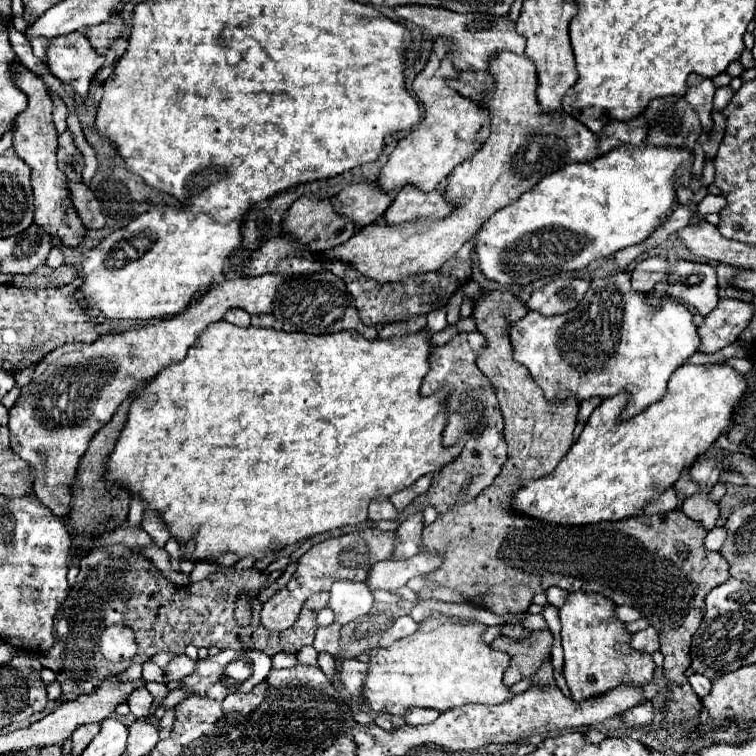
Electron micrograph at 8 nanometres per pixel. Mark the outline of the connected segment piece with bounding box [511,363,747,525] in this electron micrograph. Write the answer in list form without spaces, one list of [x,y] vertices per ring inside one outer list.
[[[685,363],[671,375],[667,395],[631,419],[621,419],[621,413],[629,403],[627,391],[603,399],[603,403],[591,413],[581,437],[561,459],[555,471],[543,479],[533,479],[521,485],[513,495],[511,507],[529,517],[563,525],[621,521],[625,517],[637,515],[649,501],[657,501],[663,491],[673,487],[673,483],[677,483],[681,475],[731,425],[735,405],[745,397],[745,393],[747,393],[745,375],[735,371],[727,363],[707,363],[707,365]]]

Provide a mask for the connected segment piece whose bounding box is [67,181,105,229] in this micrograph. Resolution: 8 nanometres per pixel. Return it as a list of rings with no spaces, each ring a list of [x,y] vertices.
[[[67,181],[67,189],[73,201],[73,207],[77,209],[77,215],[81,217],[83,225],[87,229],[101,229],[105,225],[105,217],[91,189],[85,183],[73,183],[73,181]]]

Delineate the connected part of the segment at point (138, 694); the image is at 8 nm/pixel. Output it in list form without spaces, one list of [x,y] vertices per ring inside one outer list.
[[[137,689],[137,691],[133,691],[131,695],[129,695],[129,709],[131,709],[131,713],[135,715],[135,717],[145,717],[145,715],[149,715],[149,711],[151,711],[151,703],[153,703],[153,697],[149,695],[149,691],[147,689]]]

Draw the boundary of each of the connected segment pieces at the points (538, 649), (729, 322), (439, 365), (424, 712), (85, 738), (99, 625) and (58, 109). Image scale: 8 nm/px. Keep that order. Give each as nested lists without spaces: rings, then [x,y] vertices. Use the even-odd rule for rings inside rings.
[[[549,629],[533,631],[525,639],[509,639],[505,635],[497,637],[491,647],[511,655],[511,667],[505,671],[505,685],[513,685],[523,677],[533,677],[541,663],[549,661],[553,645],[553,633]]]
[[[721,299],[719,305],[705,317],[705,323],[699,327],[699,351],[713,353],[737,341],[737,337],[749,325],[753,315],[753,303],[745,303],[739,299]]]
[[[479,331],[473,333],[459,333],[449,343],[435,347],[429,357],[431,371],[425,375],[421,385],[421,395],[431,395],[437,389],[445,387],[449,389],[449,423],[443,433],[443,443],[453,445],[459,439],[465,439],[465,447],[461,455],[449,465],[449,471],[443,471],[441,481],[433,481],[429,489],[429,503],[437,507],[439,513],[445,513],[455,505],[457,495],[461,489],[467,489],[467,499],[477,497],[485,487],[493,483],[497,473],[501,471],[505,459],[507,459],[507,441],[503,435],[503,415],[495,397],[495,387],[491,381],[479,371],[475,365],[477,351],[485,347],[485,337]],[[433,369],[441,375],[433,375]]]
[[[409,709],[409,713],[405,713],[405,723],[425,725],[425,723],[433,723],[437,717],[439,717],[437,709]]]
[[[101,723],[97,725],[81,725],[73,731],[73,755],[81,755],[83,749],[91,743],[91,739],[99,733]]]
[[[123,545],[117,547],[105,547],[105,549],[93,549],[93,553],[87,553],[81,559],[81,569],[77,575],[77,583],[69,589],[67,599],[61,603],[61,607],[57,609],[55,615],[55,625],[53,625],[53,633],[55,633],[55,643],[51,649],[47,649],[45,653],[39,655],[41,665],[49,667],[51,671],[55,671],[57,681],[61,681],[61,685],[67,687],[87,687],[87,693],[93,691],[93,687],[99,687],[111,673],[115,673],[113,663],[107,663],[103,659],[103,655],[97,651],[99,647],[99,635],[103,633],[103,629],[107,629],[109,625],[115,623],[123,623],[129,625],[135,631],[135,639],[137,639],[137,655],[133,657],[135,663],[145,663],[149,661],[155,653],[159,651],[175,651],[175,653],[183,653],[183,649],[193,641],[193,637],[197,635],[197,647],[217,647],[217,649],[261,649],[269,655],[275,655],[279,652],[297,653],[301,647],[305,645],[313,645],[313,637],[317,631],[317,613],[329,603],[329,593],[321,591],[311,595],[303,604],[303,609],[295,621],[295,625],[280,632],[277,636],[273,631],[265,629],[261,625],[259,619],[259,611],[261,607],[253,607],[253,623],[249,629],[241,629],[235,625],[233,619],[233,609],[235,609],[235,599],[241,593],[241,589],[249,589],[255,595],[253,603],[261,603],[257,599],[257,593],[263,589],[265,581],[269,579],[269,573],[259,571],[259,569],[239,569],[235,565],[225,567],[225,565],[217,565],[217,571],[211,573],[207,579],[197,581],[197,583],[189,583],[187,587],[177,587],[173,583],[167,583],[163,573],[155,567],[155,563],[145,557],[143,553],[135,551],[135,549],[127,549]]]
[[[53,99],[53,101],[55,101],[55,109],[53,109],[53,125],[55,125],[57,133],[61,135],[61,133],[67,129],[67,123],[65,123],[65,119],[67,119],[67,107],[65,107],[65,103],[63,103],[61,99]]]

